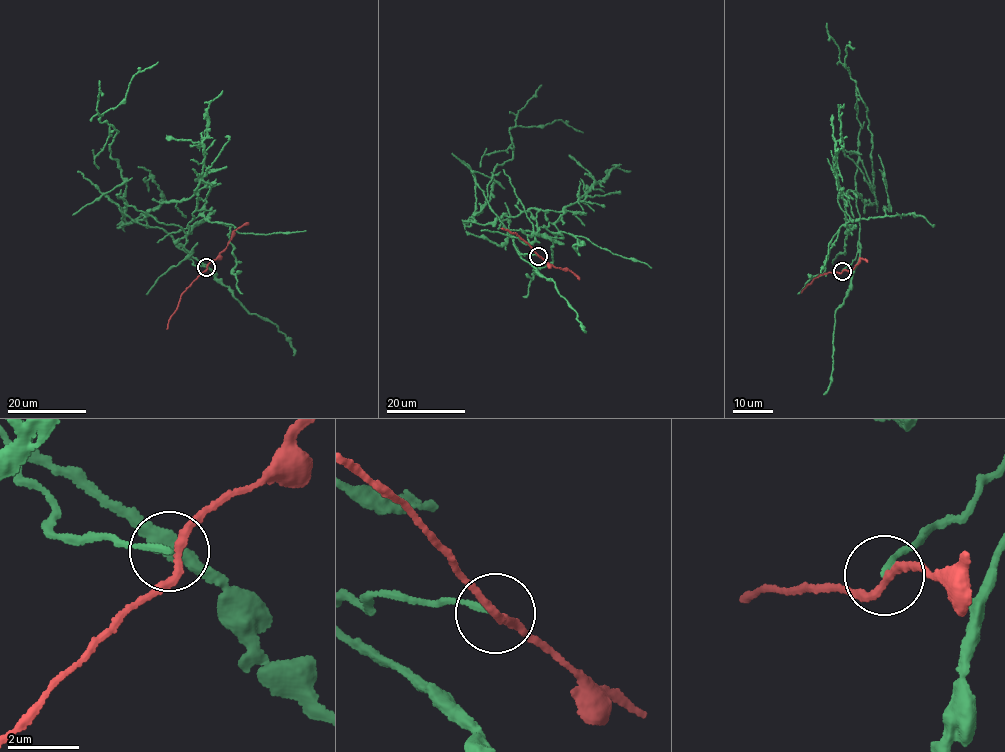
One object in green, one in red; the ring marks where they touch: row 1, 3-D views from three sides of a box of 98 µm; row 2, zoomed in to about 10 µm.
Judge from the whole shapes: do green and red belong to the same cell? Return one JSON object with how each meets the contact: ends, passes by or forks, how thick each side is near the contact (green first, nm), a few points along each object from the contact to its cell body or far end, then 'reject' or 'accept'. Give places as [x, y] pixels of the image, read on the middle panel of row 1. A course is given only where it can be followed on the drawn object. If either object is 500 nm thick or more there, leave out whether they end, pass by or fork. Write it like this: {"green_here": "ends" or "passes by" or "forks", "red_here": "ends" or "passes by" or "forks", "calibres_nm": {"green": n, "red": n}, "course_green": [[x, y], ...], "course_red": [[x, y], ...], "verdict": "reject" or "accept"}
{"green_here": "ends", "red_here": "passes by", "calibres_nm": {"green": 200, "red": 200}, "course_green": [[538, 256], [517, 251], [476, 185], [467, 222], [562, 212], [552, 232], [652, 267]], "course_red": [[538, 256], [520, 237], [501, 229]], "verdict": "reject"}

